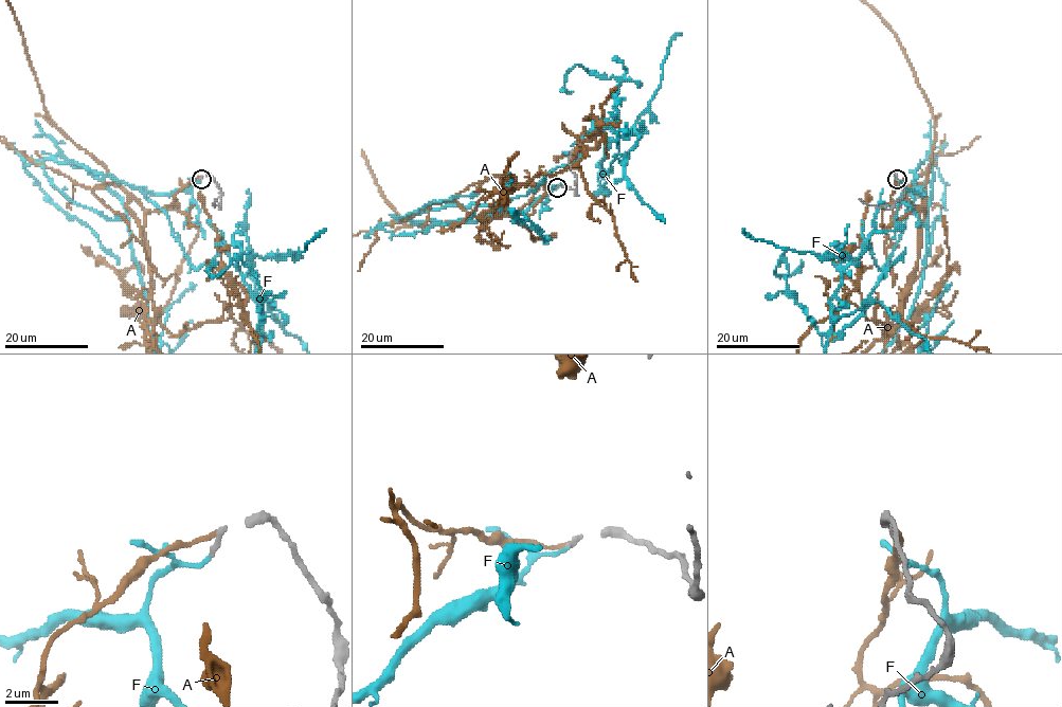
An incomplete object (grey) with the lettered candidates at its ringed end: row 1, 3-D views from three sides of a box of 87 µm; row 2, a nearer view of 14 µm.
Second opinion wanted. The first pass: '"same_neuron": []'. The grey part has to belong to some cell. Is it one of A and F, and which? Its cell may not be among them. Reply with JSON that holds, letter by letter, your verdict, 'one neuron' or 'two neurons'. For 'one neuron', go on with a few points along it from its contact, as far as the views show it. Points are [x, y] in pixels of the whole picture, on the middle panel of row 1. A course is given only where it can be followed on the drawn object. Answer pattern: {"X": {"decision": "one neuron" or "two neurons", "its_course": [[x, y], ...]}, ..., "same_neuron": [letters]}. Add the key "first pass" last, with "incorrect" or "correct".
{"A": {"decision": "two neurons"}, "F": {"decision": "one neuron", "its_course": [[556, 187], [511, 215], [411, 219], [493, 215], [507, 173], [617, 118], [593, 120], [625, 136], [681, 32]]}, "same_neuron": ["F"], "first pass": "incorrect"}

